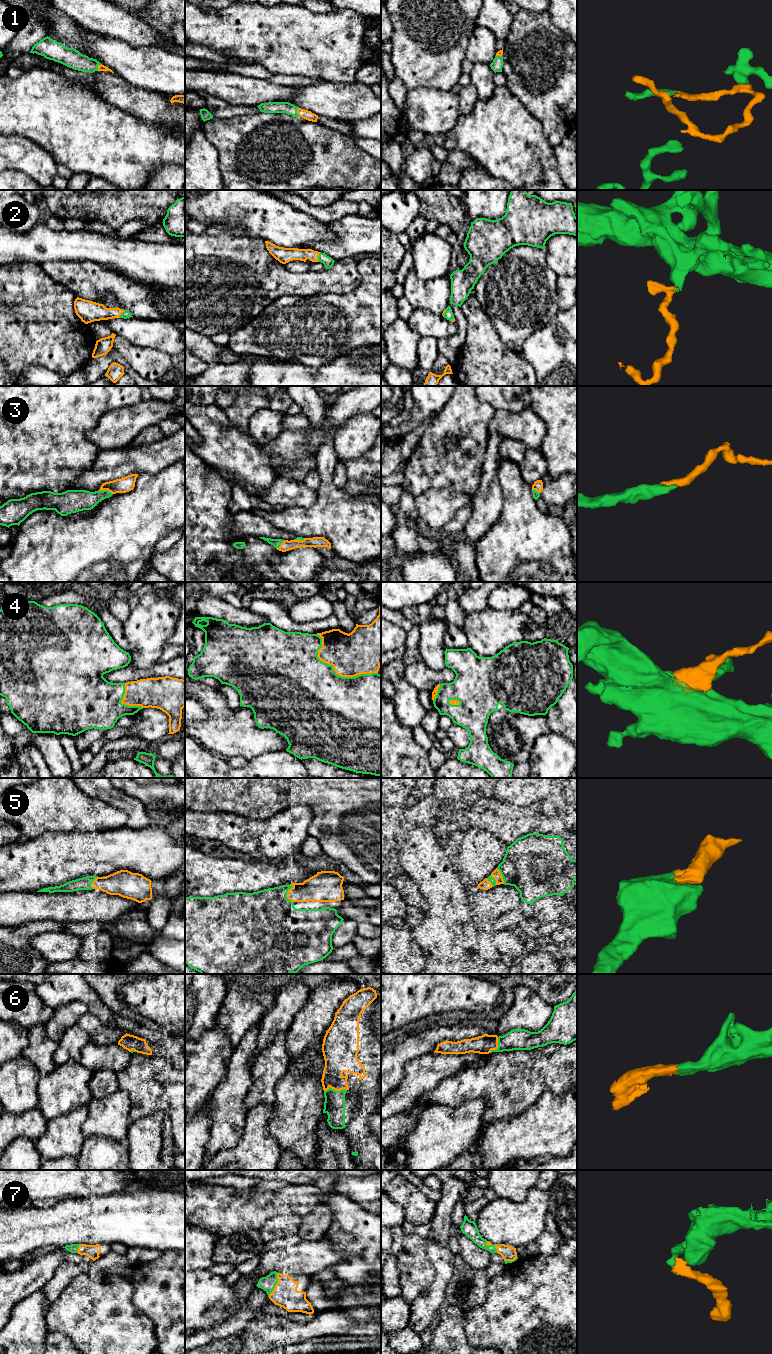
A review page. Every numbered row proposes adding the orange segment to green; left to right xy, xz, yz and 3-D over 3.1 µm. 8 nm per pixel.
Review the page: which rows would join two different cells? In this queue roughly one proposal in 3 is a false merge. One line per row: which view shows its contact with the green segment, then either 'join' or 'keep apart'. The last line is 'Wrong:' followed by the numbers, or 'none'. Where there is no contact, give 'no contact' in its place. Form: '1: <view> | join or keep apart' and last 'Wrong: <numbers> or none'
1: xy | join
2: xz | join
3: xy | join
4: xz | join
5: xz | join
6: xz | join
7: xz | join
Wrong: none

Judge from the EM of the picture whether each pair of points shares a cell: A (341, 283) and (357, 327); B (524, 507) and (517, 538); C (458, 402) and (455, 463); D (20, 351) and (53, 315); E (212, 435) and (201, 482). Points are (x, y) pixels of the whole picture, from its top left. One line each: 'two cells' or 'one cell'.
A: two cells
B: one cell
C: one cell
D: one cell
E: two cells

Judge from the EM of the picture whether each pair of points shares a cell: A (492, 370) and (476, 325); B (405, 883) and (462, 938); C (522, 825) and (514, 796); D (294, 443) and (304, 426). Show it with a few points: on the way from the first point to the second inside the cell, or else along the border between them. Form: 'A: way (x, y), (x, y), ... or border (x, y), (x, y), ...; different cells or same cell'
A: way (484, 359), (481, 336); same cell
B: border (413, 883), (427, 905), (428, 911), (425, 914); different cells
C: border (494, 797), (510, 804), (529, 807); different cells
D: border (311, 423), (310, 429), (307, 432), (283, 431); different cells

